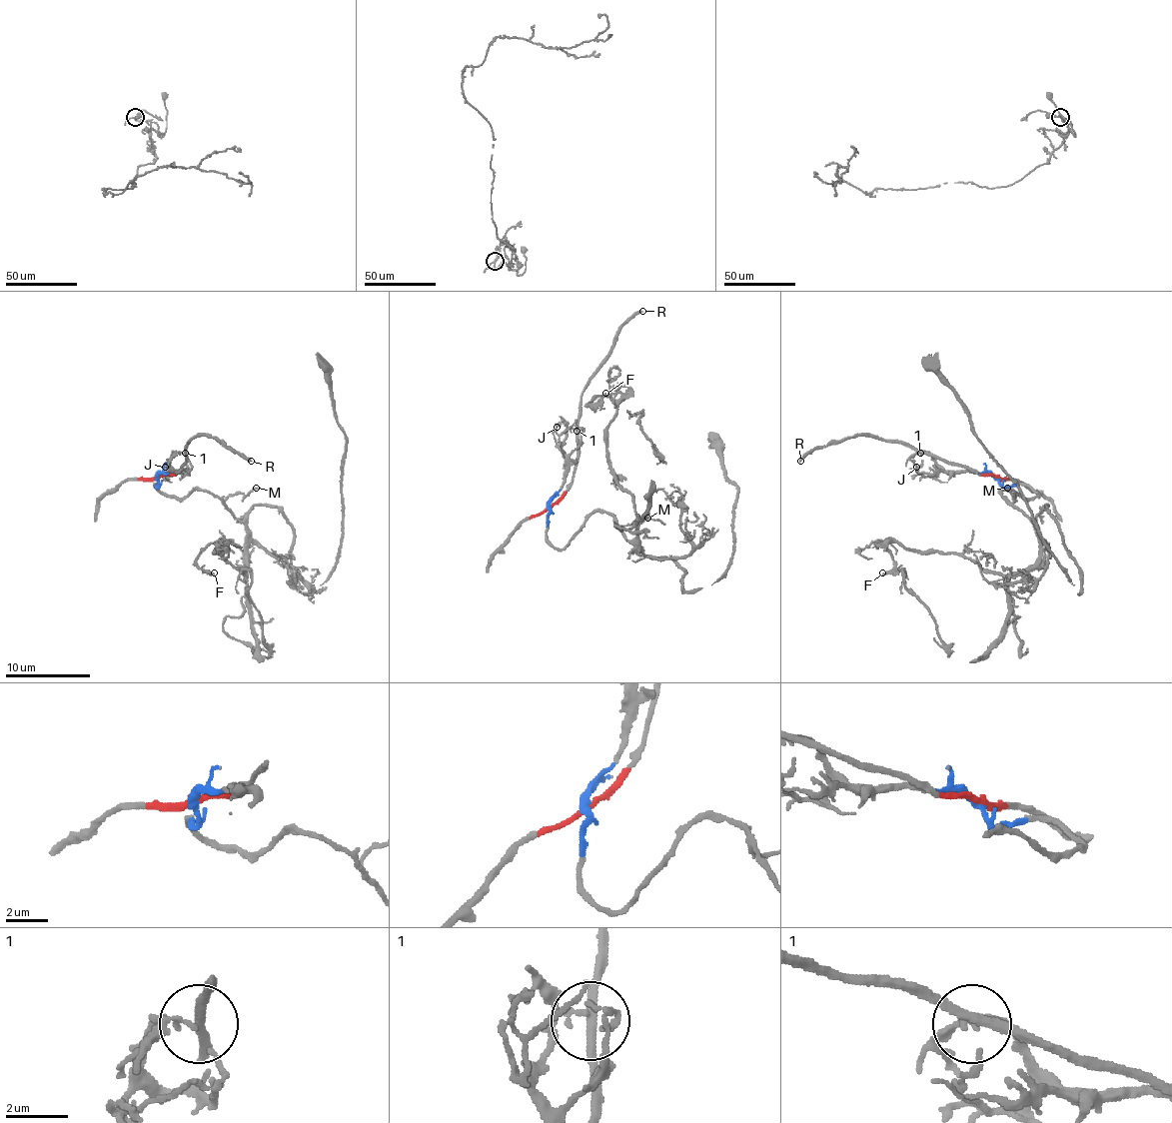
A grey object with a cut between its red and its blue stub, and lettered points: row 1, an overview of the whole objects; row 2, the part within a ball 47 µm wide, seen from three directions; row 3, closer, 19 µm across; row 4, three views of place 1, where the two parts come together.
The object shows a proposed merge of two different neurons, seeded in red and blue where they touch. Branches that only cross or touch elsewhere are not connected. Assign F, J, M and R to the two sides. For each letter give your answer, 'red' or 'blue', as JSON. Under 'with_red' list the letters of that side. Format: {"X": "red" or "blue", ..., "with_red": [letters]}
{"F": "blue", "J": "blue", "M": "blue", "R": "red", "with_red": ["R"]}

